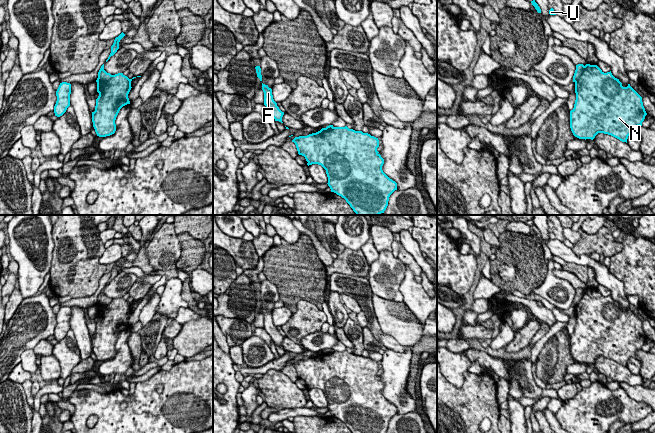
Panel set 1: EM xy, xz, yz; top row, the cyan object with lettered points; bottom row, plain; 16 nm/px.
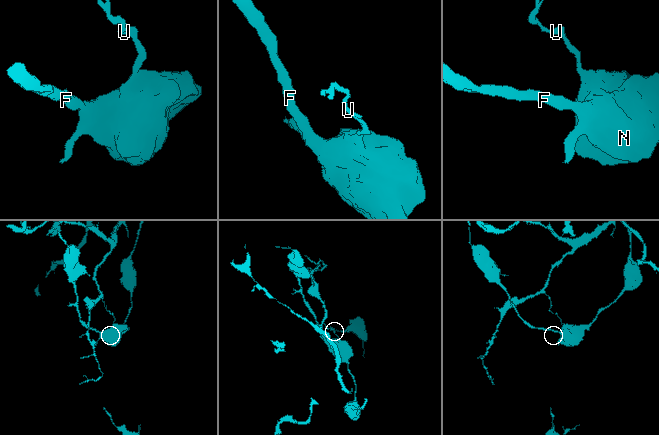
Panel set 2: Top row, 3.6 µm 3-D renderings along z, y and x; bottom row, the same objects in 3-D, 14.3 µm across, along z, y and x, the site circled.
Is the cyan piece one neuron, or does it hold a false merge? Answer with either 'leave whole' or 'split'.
split

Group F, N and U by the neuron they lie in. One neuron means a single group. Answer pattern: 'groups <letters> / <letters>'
groups F N / U

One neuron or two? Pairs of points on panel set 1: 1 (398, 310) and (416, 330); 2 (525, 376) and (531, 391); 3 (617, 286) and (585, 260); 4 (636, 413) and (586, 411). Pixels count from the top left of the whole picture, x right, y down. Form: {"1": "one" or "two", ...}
{"1": "one", "2": "one", "3": "one", "4": "one"}

